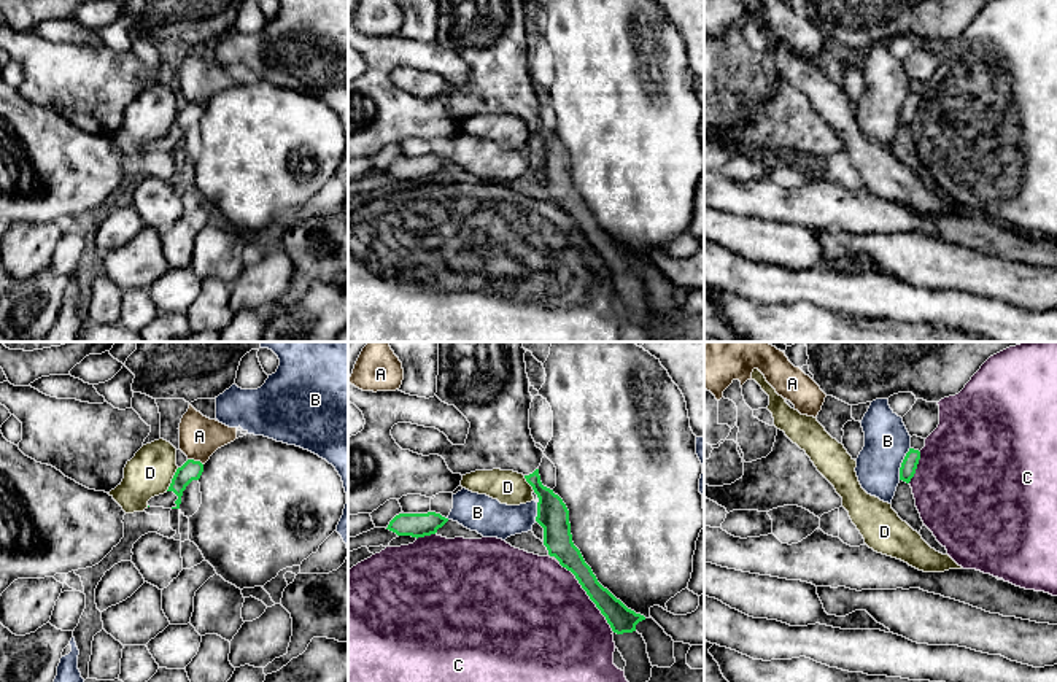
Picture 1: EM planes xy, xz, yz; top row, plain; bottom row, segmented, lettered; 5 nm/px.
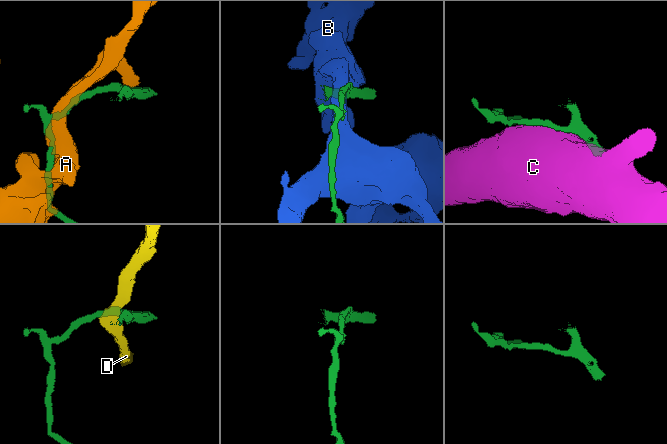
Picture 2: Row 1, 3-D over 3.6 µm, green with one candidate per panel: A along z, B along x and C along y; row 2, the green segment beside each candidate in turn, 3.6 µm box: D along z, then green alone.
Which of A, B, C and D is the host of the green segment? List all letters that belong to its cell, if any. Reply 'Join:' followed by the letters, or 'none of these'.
Join: none of these

